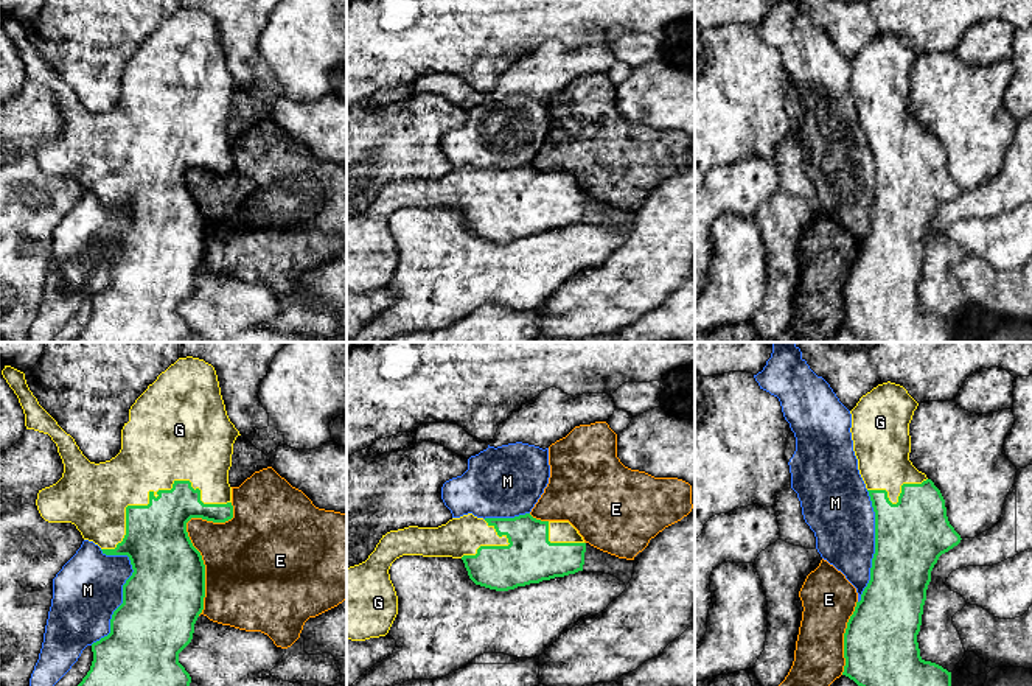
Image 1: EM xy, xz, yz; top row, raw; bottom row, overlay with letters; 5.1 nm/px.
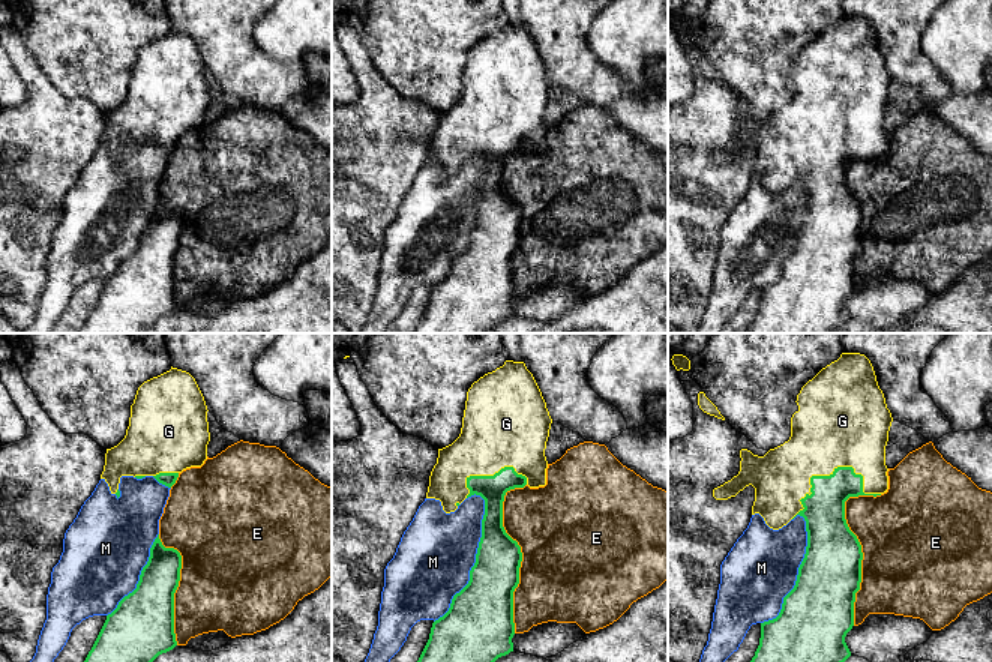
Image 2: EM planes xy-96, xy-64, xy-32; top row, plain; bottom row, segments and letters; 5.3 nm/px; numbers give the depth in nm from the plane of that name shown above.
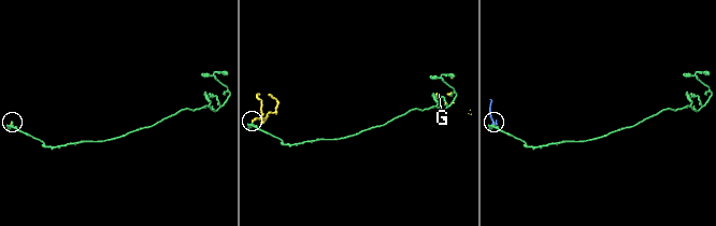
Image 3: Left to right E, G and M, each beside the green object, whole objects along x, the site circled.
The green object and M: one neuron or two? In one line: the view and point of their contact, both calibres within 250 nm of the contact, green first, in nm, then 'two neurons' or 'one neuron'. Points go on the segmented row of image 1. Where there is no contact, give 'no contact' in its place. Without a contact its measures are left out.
xy (123, 602) | 400/360 nm | two neurons

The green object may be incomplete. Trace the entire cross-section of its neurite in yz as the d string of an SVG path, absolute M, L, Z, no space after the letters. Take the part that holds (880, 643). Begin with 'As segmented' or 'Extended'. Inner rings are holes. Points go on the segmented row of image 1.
Extended. M883 383L863 395L852 414L852 440L858 470L869 492L875 512L875 554L870 580L856 602L844 633L845 666L842 675L858 686L951 686L951 672L920 656L917 635L922 625L931 571L939 557L961 543L961 535L950 524L945 499L925 473L909 460L909 423L919 403L895 383Z

